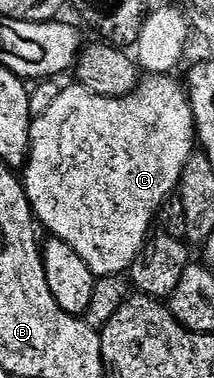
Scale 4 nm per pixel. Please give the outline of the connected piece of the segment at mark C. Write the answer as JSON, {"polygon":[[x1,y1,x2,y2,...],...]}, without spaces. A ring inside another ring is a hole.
{"polygon":[[171,74,151,75,141,78,136,84,136,90,126,97,115,99,114,97,98,97,90,93,86,88,79,85,65,86,64,91,46,113,35,116,32,120,32,132,30,133,30,153,28,161,22,168,22,182,24,192,32,206,32,214,36,216,37,224,48,230,47,234,53,239,66,241,82,261,92,270,92,274,99,277,102,275,124,275,131,268,133,261,138,257,142,245,147,241,154,227,156,211,165,201,173,198,174,192,179,188,182,169,186,169,188,158,197,150,198,136,196,122,192,106,188,100,188,92,185,84,174,79]]}

